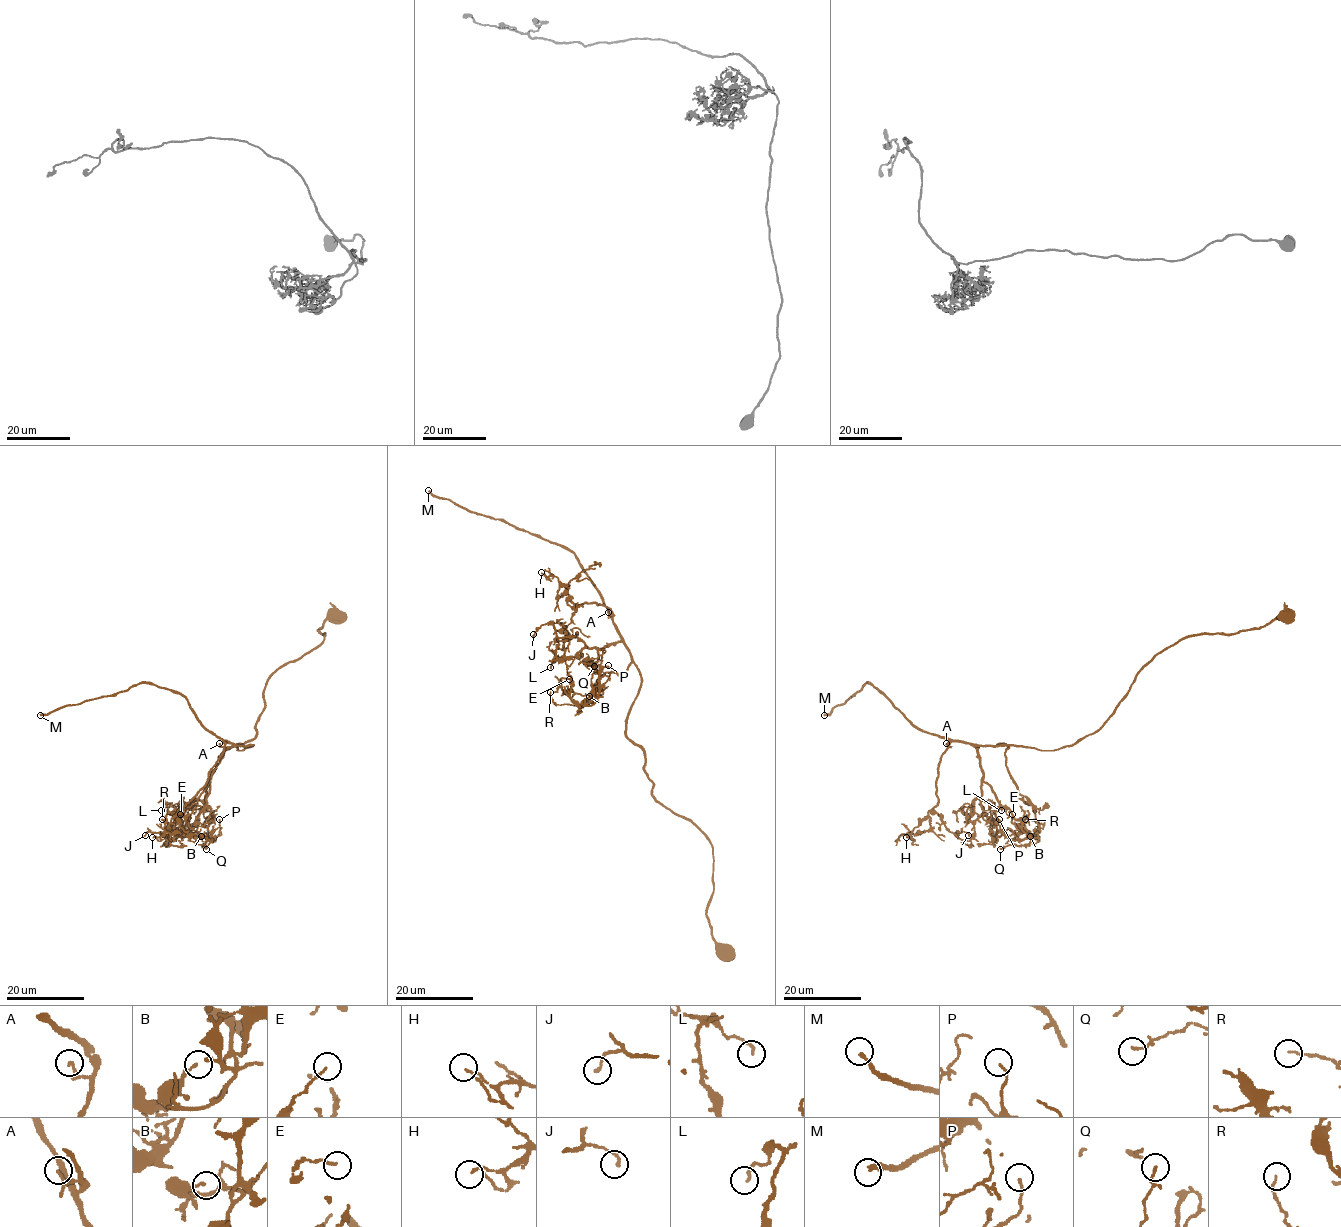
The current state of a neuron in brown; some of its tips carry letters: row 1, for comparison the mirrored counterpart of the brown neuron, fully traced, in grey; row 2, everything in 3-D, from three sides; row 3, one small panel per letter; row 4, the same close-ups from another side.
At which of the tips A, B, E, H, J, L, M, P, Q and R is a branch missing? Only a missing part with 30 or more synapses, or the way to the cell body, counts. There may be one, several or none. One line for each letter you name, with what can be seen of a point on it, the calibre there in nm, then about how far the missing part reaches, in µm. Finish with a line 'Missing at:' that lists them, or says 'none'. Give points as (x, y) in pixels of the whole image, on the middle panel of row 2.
M: Place: (428, 490). Thickness 200 nm. Missing length about 40 µm
Missing at: M

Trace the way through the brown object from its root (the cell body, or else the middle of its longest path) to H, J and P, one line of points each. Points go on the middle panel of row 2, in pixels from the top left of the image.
H: (724, 953), (706, 915), (711, 844), (652, 796), (626, 735), (641, 673), (613, 612), (557, 597), (541, 572)
J: (724, 953), (711, 844), (652, 796), (626, 735), (629, 649), (533, 634)
P: (724, 953), (711, 844), (652, 796), (622, 642), (598, 650), (597, 694), (608, 665)

